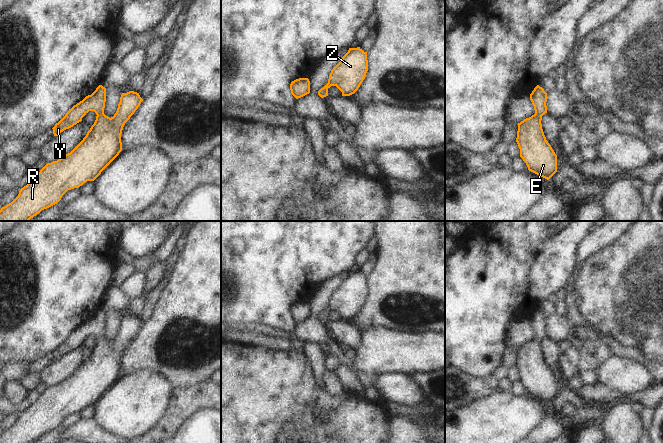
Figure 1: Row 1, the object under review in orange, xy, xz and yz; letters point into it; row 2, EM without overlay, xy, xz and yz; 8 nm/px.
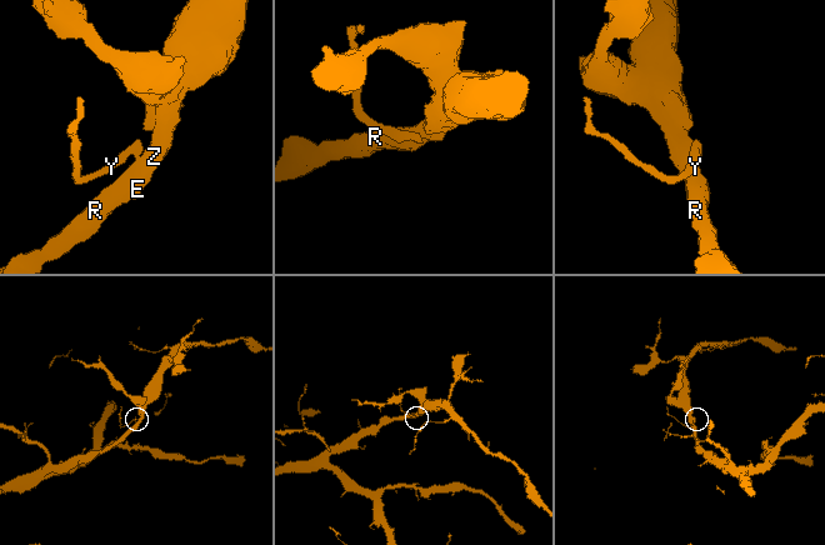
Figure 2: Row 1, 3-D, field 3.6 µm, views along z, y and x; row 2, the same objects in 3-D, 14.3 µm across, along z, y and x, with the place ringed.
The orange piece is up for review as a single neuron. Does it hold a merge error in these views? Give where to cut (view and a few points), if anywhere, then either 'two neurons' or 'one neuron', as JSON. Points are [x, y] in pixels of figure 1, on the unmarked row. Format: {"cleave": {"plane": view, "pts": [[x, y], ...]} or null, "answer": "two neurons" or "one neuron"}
{"cleave": null, "answer": "one neuron"}

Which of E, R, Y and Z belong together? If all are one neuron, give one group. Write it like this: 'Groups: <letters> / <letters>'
Groups: E R Y Z

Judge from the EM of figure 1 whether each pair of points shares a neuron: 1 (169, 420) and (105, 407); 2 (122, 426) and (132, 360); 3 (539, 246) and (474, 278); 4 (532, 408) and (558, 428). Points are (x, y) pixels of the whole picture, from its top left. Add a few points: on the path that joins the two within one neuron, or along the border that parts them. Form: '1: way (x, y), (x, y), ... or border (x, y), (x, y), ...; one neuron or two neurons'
1: border (170, 397), (168, 406), (162, 416), (145, 432); two neurons
2: border (153, 370), (141, 369), (122, 374); two neurons
3: way (523, 262), (505, 272), (490, 272); one neuron
4: border (547, 414), (530, 432); two neurons

